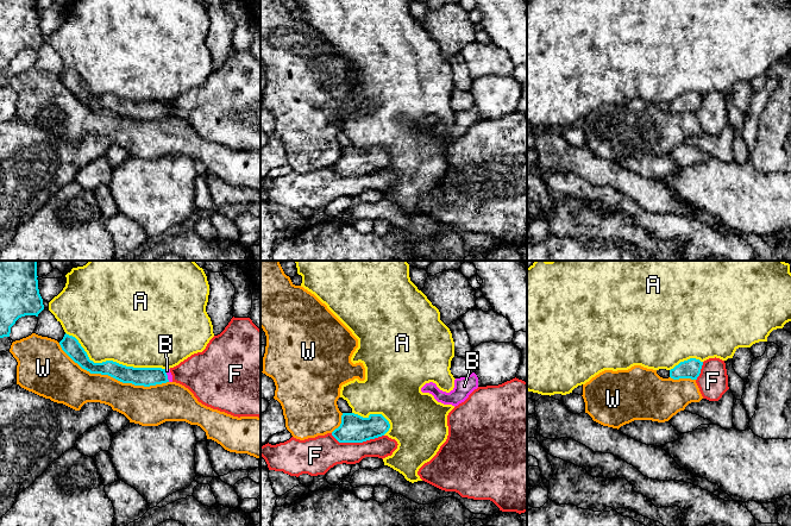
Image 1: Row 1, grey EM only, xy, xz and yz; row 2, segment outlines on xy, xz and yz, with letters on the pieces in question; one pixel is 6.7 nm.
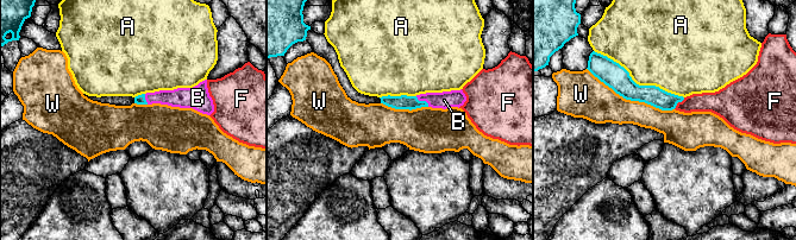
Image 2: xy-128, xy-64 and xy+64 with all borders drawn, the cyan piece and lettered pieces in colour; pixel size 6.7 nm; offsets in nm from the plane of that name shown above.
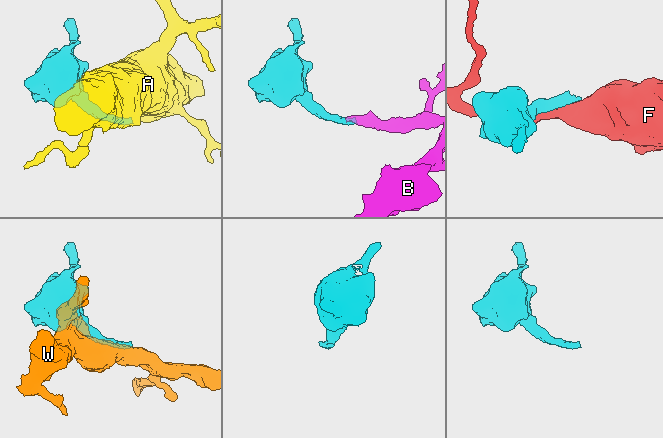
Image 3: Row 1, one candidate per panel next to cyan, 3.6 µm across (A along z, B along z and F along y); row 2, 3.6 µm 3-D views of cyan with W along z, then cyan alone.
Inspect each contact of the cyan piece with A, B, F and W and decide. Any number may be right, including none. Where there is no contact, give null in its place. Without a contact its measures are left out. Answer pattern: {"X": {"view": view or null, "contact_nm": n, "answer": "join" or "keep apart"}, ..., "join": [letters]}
{"A": {"view": "xy", "contact_nm": 700, "answer": "keep apart"}, "B": {"view": "xy", "contact_nm": 90, "answer": "join"}, "F": {"view": "xz", "contact_nm": 360, "answer": "keep apart"}, "W": {"view": "xy", "contact_nm": 800, "answer": "keep apart"}, "join": ["B"]}

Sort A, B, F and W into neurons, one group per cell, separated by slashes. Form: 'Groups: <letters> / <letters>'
Groups: A / B / F / W

